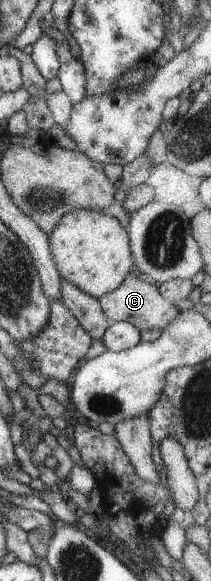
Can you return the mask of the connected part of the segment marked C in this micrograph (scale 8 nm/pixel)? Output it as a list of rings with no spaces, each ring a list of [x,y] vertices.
[[[135,271],[130,273],[115,291],[103,295],[98,301],[107,320],[111,323],[119,321],[131,323],[139,332],[147,329],[164,330],[179,313],[174,302],[163,298],[155,285],[139,279]]]

